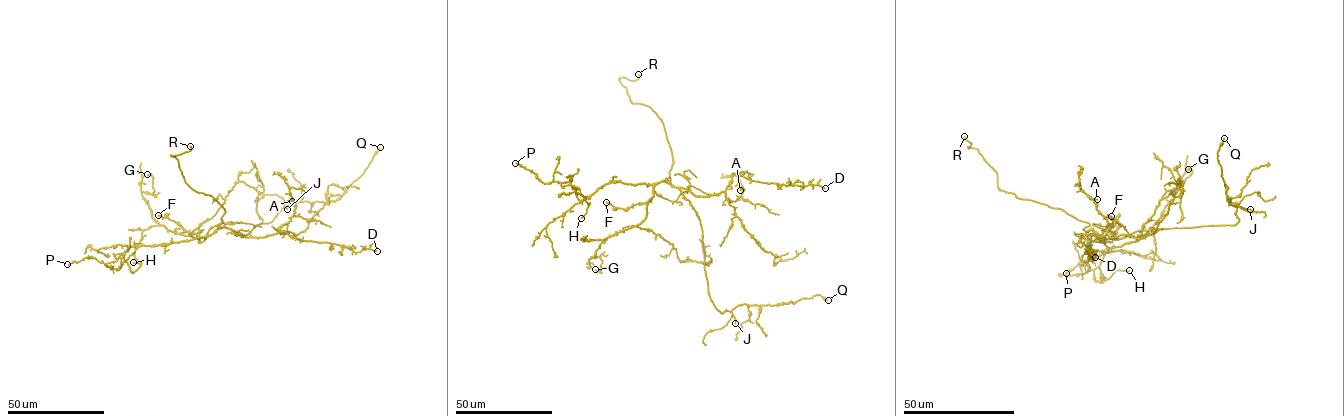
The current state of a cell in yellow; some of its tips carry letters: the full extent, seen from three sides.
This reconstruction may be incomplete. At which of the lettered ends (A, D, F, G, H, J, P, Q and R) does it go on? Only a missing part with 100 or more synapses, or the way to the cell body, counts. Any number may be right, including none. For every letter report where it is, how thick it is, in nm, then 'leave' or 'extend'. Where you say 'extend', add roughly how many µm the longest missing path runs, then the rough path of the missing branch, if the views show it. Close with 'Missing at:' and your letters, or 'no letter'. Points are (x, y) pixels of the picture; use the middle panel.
A: place (740, 190); calibre 100 nm; leave
D: place (825, 188); calibre 110 nm; leave
F: place (606, 202); calibre 200 nm; leave
G: place (595, 269); calibre 120 nm; leave
H: place (581, 218); calibre 160 nm; leave
J: place (735, 323); calibre 130 nm; leave
P: place (515, 163); calibre 170 nm; leave
Q: place (828, 300); calibre 160 nm; leave
R: place (638, 74); calibre 240 nm; extend; missing 9 µm; course (638, 74), (626, 69)
Missing at: R

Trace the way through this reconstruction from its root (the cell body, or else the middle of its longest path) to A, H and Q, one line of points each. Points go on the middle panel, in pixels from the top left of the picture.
A: (692, 206), (680, 187), (696, 196), (724, 192), (731, 201), (741, 195), (742, 186), (740, 190)
H: (692, 206), (677, 188), (665, 182), (609, 182), (584, 197), (574, 187), (588, 203), (581, 218)
Q: (692, 206), (702, 228), (708, 293), (721, 313), (743, 304), (774, 306), (816, 294), (828, 300)

